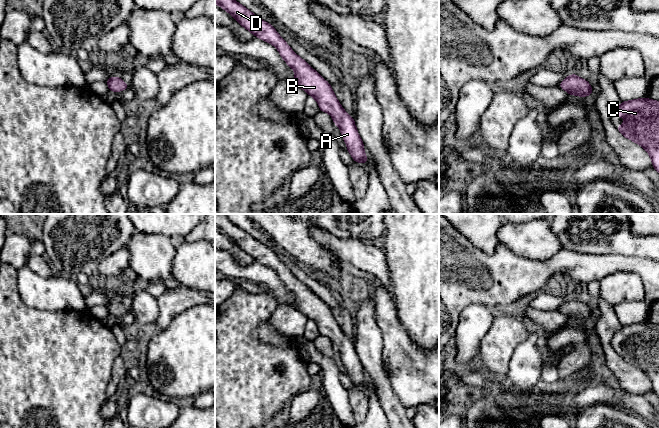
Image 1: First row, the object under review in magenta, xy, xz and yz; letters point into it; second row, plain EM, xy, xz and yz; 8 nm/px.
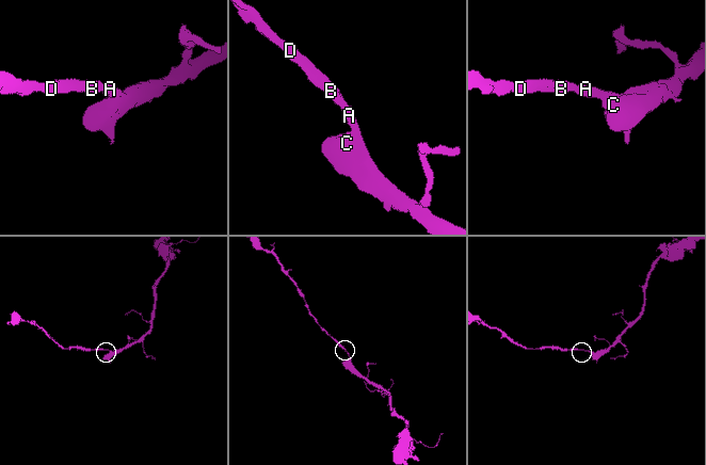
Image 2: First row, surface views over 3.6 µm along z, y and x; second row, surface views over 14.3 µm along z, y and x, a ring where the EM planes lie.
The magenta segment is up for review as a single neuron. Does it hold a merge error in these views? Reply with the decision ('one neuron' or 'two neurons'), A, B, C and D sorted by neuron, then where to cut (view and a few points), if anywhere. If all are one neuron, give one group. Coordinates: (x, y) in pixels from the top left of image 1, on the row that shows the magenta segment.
one neuron | A B C D | no cut

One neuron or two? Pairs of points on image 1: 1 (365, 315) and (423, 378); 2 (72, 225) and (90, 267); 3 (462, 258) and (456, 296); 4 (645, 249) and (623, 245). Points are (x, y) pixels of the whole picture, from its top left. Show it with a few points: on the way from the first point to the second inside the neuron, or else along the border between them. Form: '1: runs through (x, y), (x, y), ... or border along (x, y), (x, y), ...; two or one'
1: border along (374, 311), (376, 323), (382, 334), (382, 357); two
2: runs through (77, 235), (77, 244), (84, 257); one
3: runs through (456, 267), (456, 287); one
4: runs through (640, 246), (628, 245); one

